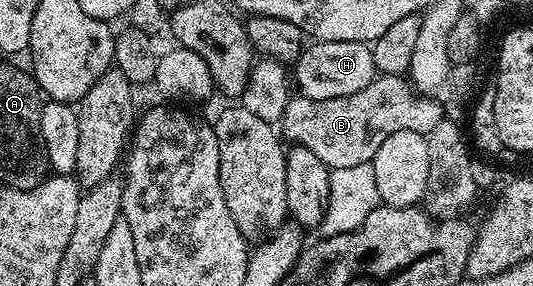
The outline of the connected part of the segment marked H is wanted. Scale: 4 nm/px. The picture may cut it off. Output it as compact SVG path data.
M316 41L305 48L304 54L295 63L294 72L295 88L297 85L300 88L297 90L312 101L354 95L354 91L362 91L362 87L378 76L372 45L367 41Z

